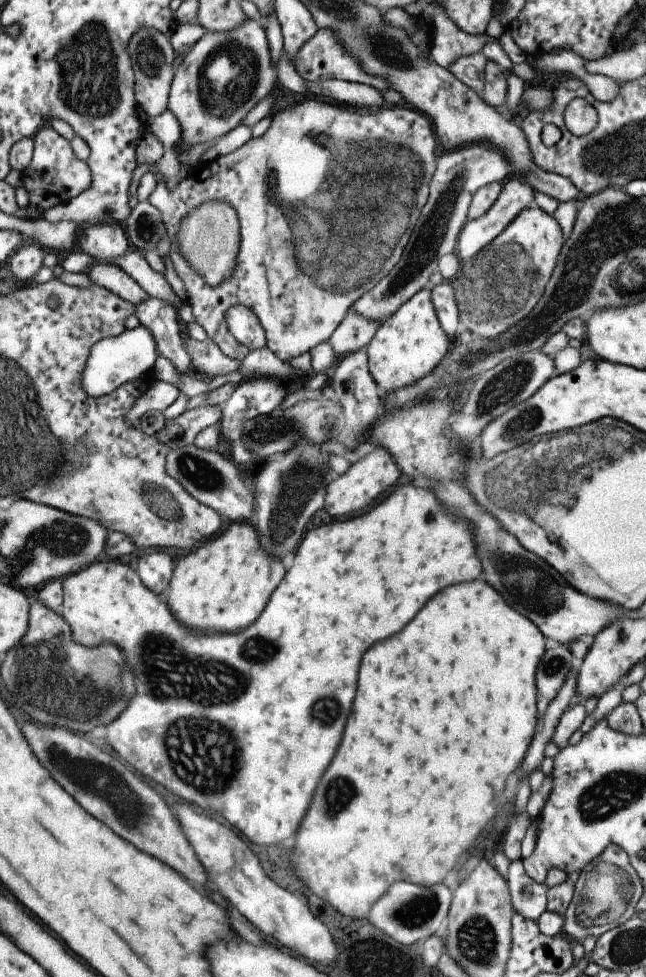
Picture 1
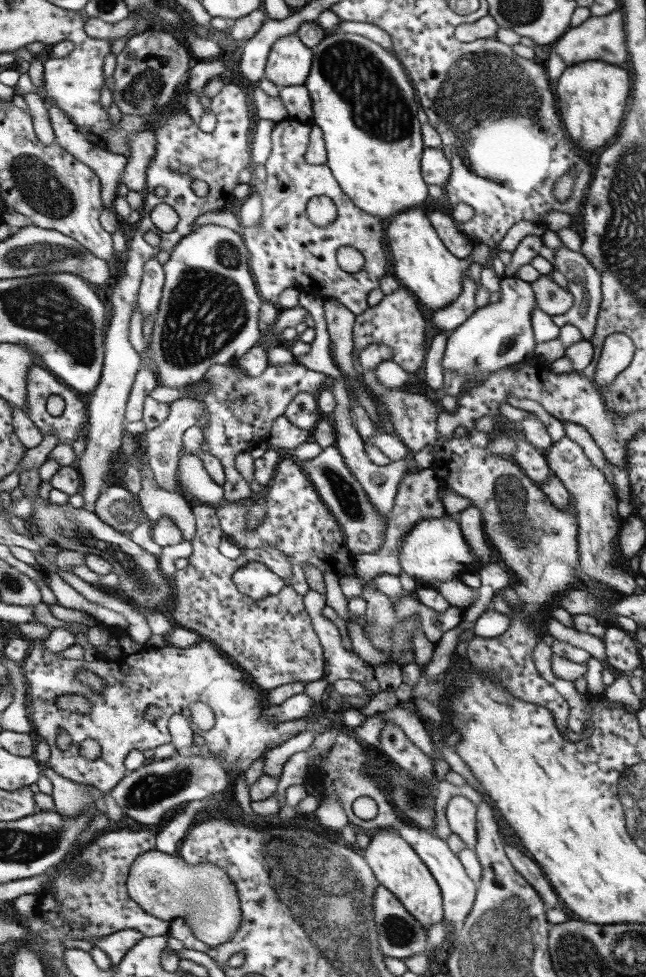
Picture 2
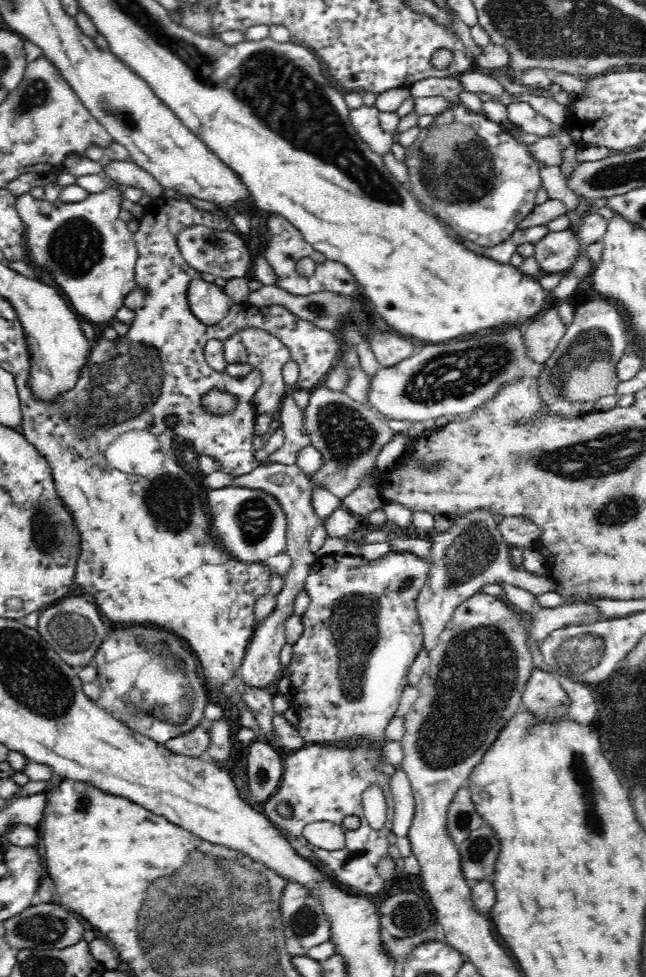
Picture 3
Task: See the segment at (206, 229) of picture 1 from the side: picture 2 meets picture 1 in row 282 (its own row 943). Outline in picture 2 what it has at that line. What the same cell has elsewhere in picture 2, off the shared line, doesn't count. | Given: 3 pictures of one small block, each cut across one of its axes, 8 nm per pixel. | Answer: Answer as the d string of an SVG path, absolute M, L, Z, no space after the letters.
M151 850L137 858L129 876L129 894L157 918L163 918L171 924L191 924L195 936L213 948L231 942L243 924L241 898L233 878L221 866L211 862L189 864L183 856Z

